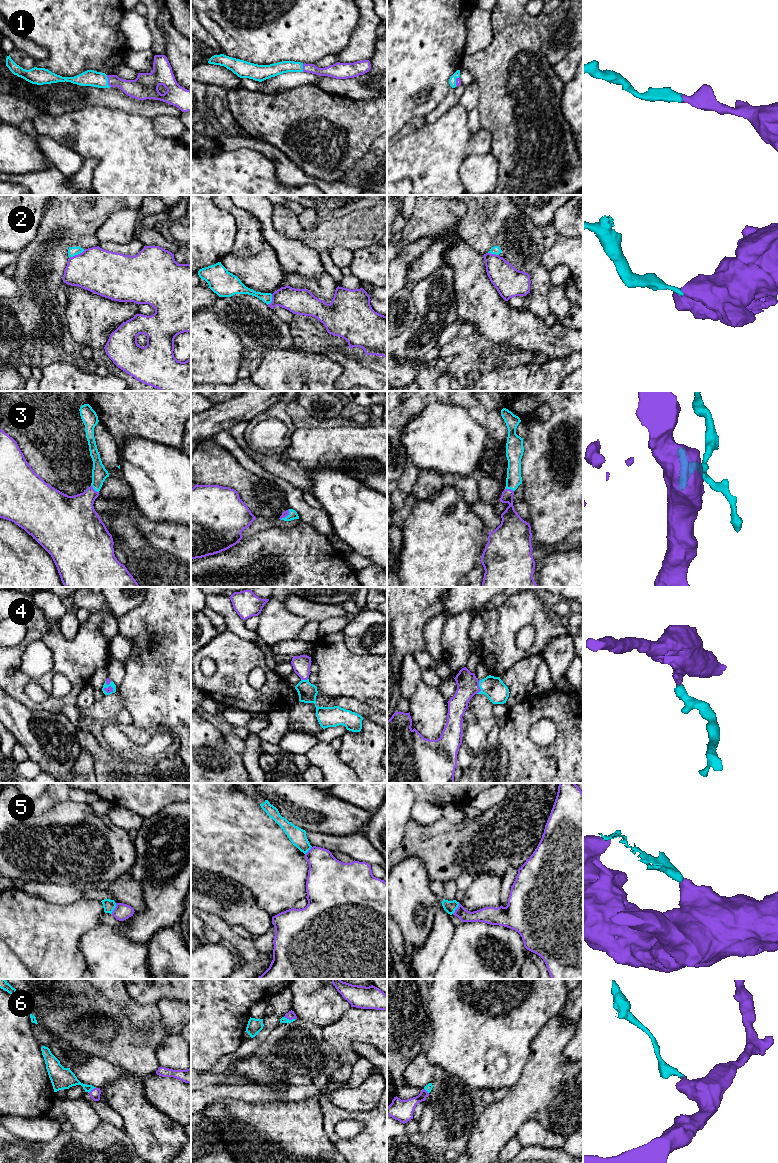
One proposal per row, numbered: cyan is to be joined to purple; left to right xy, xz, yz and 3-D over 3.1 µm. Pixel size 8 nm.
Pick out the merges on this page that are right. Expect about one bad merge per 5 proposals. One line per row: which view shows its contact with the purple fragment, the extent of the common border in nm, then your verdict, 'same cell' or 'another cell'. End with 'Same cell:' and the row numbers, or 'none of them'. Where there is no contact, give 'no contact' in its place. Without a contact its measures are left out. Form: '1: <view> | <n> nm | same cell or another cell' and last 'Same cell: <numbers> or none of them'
1: xy | 100 nm | same cell
2: xy | 140 nm | another cell
3: xy | 90 nm | same cell
4: yz | 110 nm | same cell
5: xy | 100 nm | another cell
6: xz | 100 nm | same cell
Same cell: 1, 3, 4, 6

